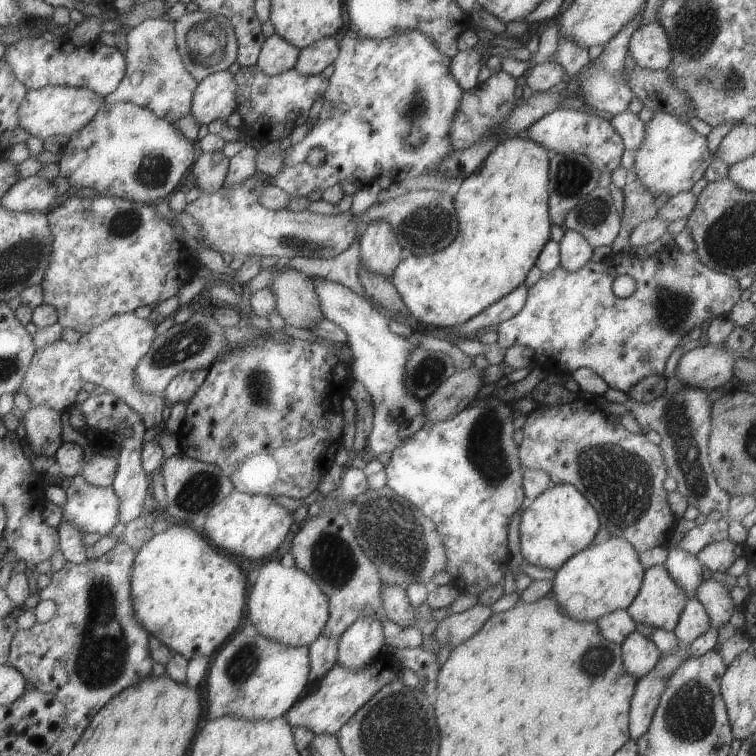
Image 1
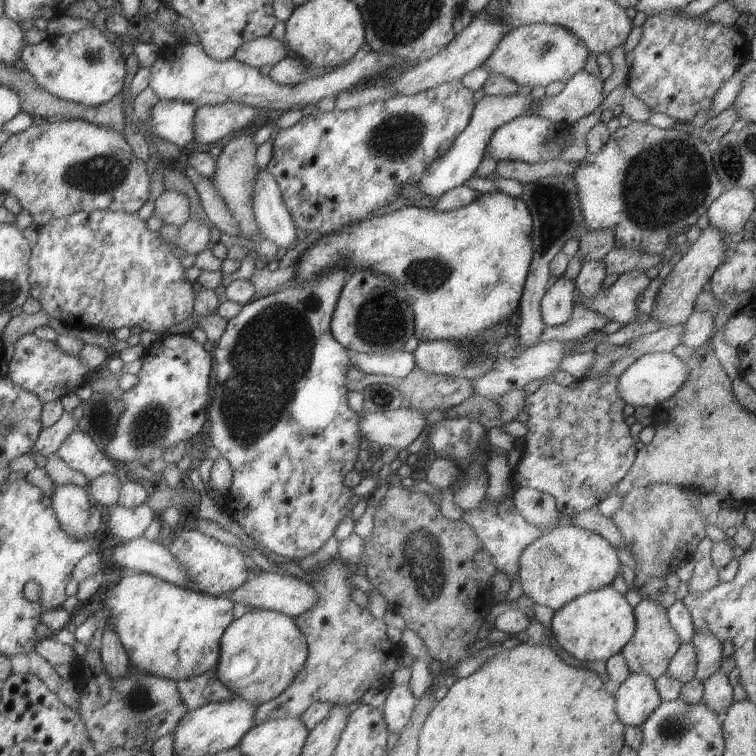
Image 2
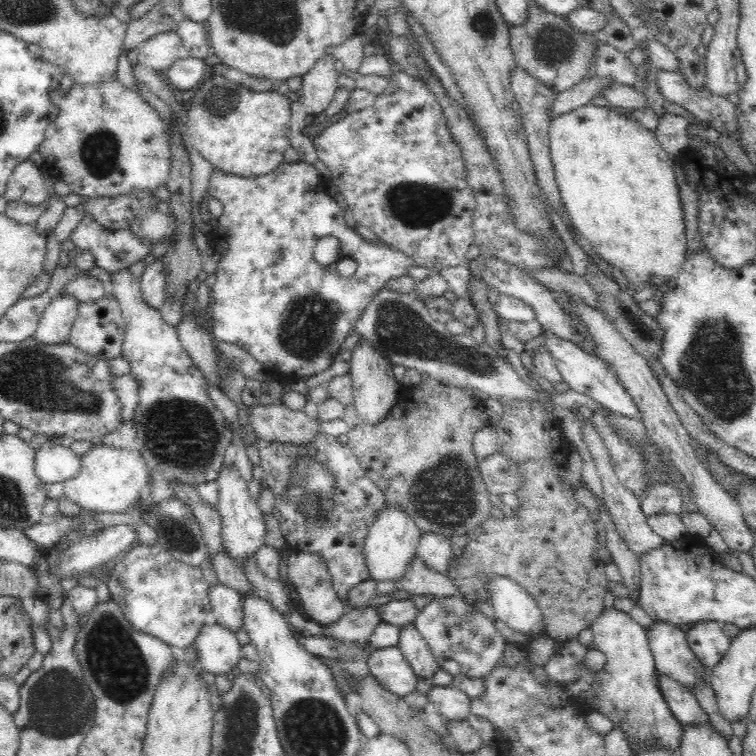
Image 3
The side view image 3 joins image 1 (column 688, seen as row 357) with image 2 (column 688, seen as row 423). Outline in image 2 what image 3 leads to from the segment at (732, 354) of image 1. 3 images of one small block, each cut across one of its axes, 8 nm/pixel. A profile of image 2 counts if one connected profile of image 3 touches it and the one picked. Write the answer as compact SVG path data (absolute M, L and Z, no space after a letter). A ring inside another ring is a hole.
M673 352L646 353L618 377L618 393L628 405L654 408L674 396L690 376L686 360L677 358Z

